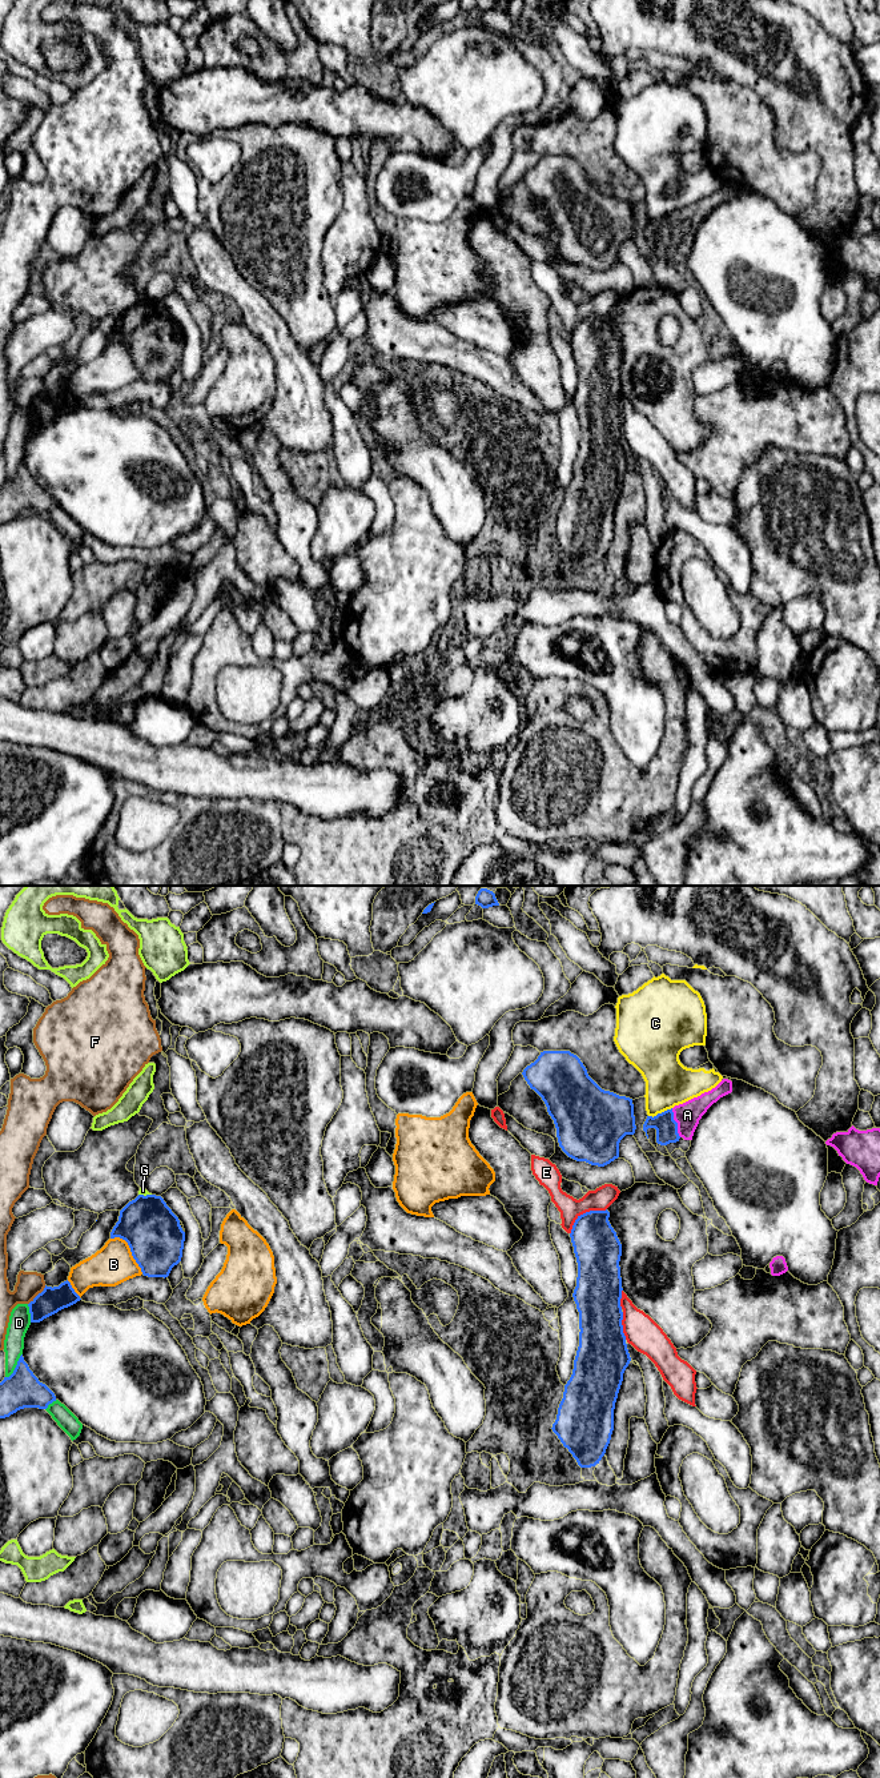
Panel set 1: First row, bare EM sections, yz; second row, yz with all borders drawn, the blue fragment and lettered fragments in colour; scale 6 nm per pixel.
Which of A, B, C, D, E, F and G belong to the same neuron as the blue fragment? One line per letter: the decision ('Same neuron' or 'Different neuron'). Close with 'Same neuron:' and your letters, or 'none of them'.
A: Same neuron
B: Different neuron
C: Different neuron
D: Different neuron
E: Different neuron
F: Different neuron
G: Different neuron
Same neuron: A

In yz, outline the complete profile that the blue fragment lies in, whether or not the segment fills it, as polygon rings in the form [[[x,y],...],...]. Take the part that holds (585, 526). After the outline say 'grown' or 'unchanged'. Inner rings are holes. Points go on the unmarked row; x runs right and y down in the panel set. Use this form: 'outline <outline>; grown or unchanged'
outline [[[607,314],[586,317],[578,321],[570,338],[578,368],[572,402],[579,417],[579,451],[551,534],[580,573],[595,571],[606,558],[623,478],[631,466],[622,430],[622,349],[608,322]]]; unchanged

